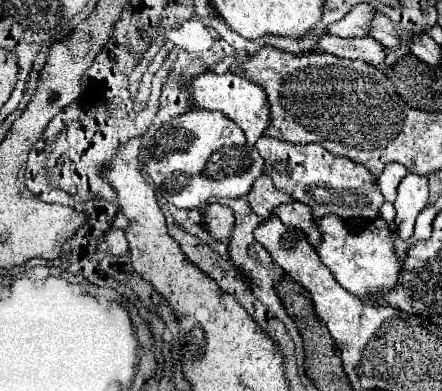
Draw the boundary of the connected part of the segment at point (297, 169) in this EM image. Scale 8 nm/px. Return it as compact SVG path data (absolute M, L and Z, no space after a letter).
M260 137L254 147L264 157L264 173L272 177L276 189L308 205L314 219L330 213L338 217L378 217L384 197L378 189L378 183L368 175L368 169L364 169L364 165L344 157L336 157L324 147L312 143L292 145L270 137Z

